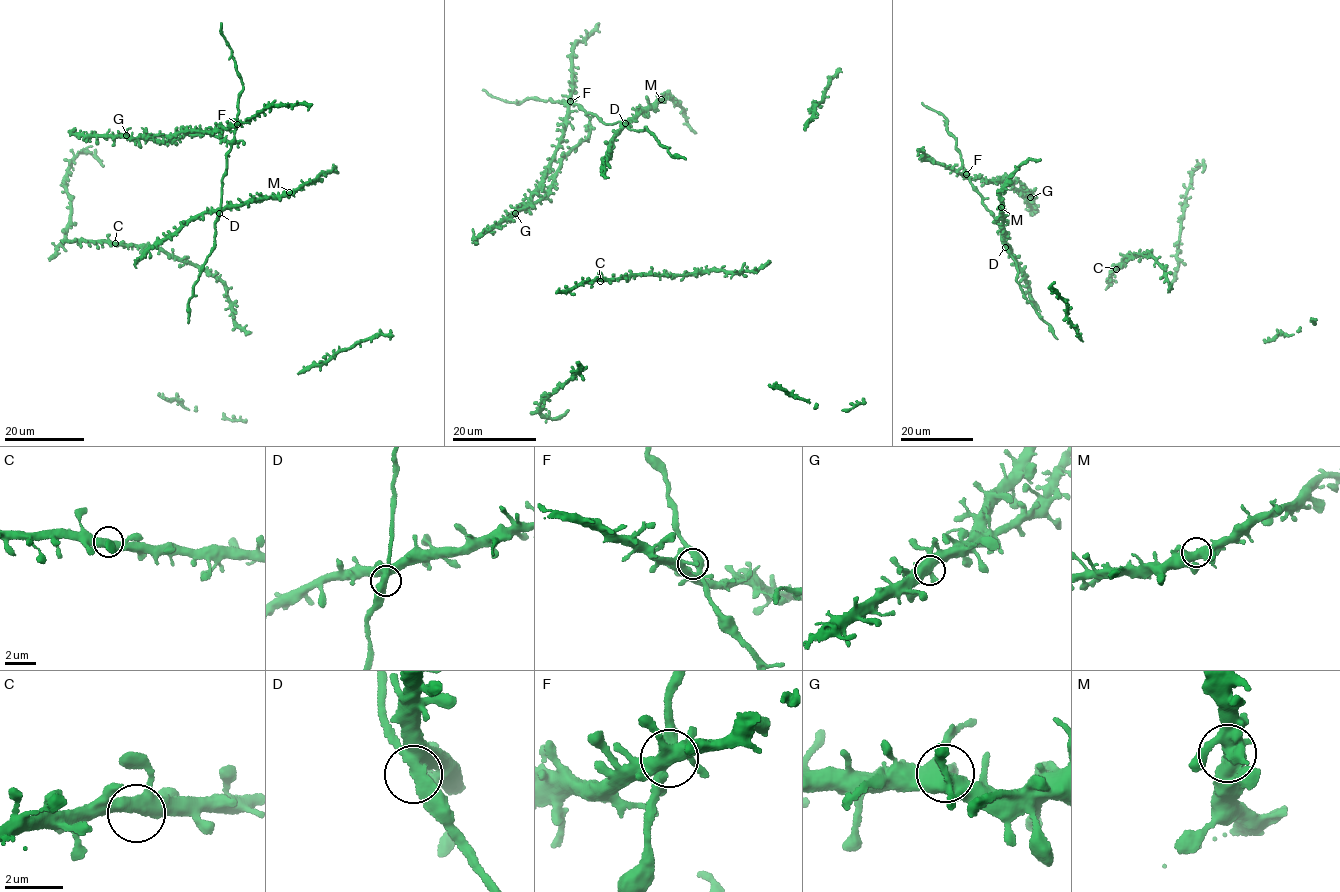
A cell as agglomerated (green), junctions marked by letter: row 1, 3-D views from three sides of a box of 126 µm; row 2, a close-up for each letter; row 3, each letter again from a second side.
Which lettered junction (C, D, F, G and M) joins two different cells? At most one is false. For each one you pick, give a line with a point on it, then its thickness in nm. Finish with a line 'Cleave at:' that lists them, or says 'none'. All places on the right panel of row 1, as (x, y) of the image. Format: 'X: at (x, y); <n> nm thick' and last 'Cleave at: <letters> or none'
Cleave at: none

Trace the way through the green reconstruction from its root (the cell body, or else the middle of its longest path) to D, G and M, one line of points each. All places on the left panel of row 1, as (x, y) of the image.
D: (142, 256), (198, 215), (215, 211), (219, 213)
G: (142, 256), (198, 215), (219, 209), (226, 154), (235, 128), (162, 137), (126, 135)
M: (142, 256), (198, 215), (238, 207), (257, 199), (280, 197), (289, 192)

